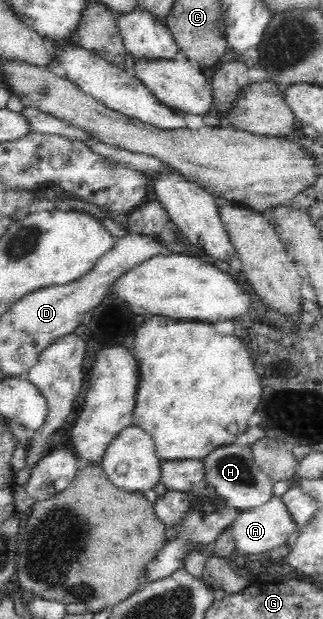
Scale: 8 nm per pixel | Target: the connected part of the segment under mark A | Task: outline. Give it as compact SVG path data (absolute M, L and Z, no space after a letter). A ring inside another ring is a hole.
M273 495L268 503L239 512L229 528L232 530L237 553L244 556L256 555L256 553L267 555L270 549L276 549L276 547L286 544L286 539L295 530L295 523L281 497Z

